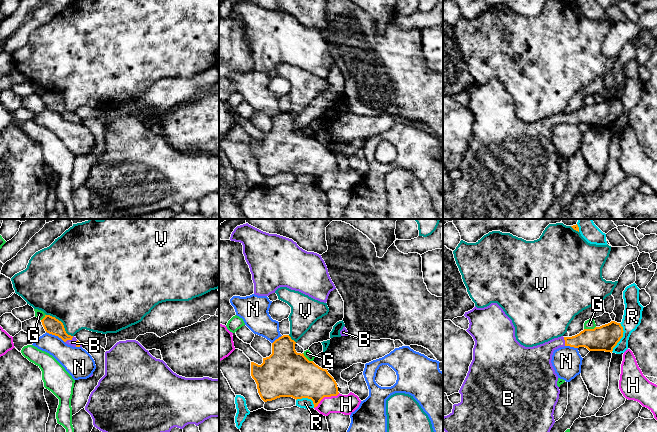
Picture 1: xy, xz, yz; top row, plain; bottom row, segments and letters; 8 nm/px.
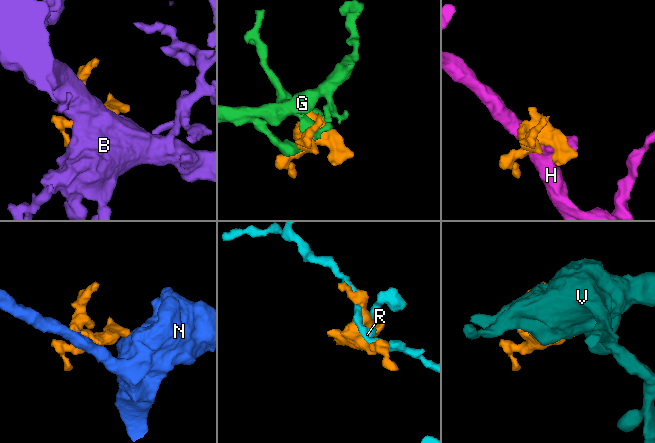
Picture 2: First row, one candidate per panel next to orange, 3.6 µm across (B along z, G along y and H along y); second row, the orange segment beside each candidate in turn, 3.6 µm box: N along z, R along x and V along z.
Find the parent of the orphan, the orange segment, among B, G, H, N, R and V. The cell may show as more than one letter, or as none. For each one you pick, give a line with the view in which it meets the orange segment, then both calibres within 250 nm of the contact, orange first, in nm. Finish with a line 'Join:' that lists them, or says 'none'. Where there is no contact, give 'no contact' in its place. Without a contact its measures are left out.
B: xy | 130/50 nm
Join: B

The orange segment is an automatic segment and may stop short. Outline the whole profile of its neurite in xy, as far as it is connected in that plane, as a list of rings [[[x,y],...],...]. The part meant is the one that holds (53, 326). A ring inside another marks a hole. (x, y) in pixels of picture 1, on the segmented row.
[[[45,315],[41,322],[47,333],[58,336],[68,345],[82,347],[82,344],[76,339],[76,337],[66,333],[63,323],[55,317]]]

